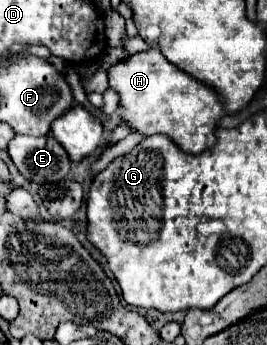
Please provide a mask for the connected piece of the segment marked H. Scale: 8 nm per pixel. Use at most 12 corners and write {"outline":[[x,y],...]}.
{"outline":[[158,48],[108,70],[120,122],[186,154],[214,146],[224,104]]}

